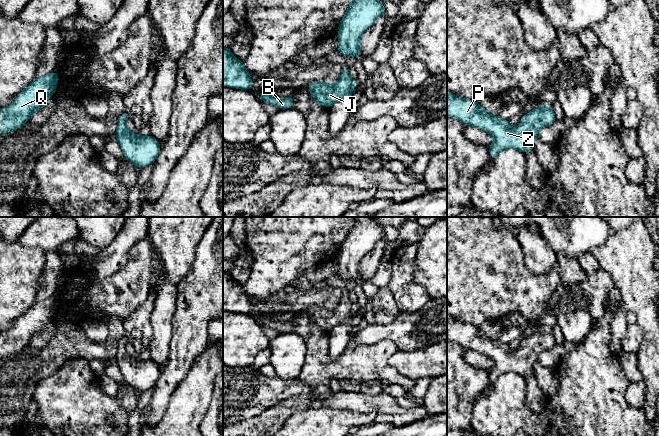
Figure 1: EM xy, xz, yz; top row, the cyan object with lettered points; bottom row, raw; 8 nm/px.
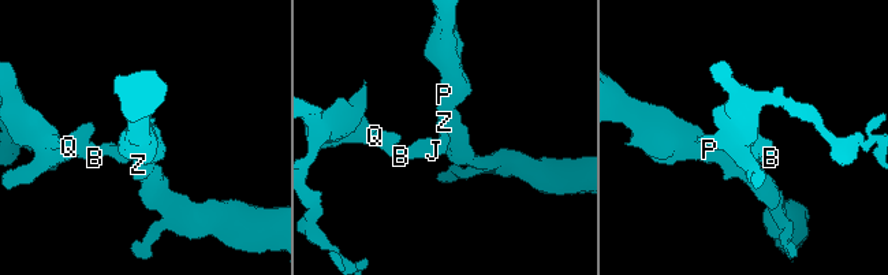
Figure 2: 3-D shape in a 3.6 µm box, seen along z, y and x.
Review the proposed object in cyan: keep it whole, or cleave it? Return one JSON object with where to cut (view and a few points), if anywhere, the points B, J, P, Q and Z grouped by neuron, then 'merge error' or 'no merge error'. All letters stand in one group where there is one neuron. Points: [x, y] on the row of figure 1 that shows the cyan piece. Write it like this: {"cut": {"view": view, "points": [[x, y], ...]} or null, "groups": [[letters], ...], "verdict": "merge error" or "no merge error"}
{"cut": null, "groups": [["B", "J", "P", "Q", "Z"]], "verdict": "no merge error"}

